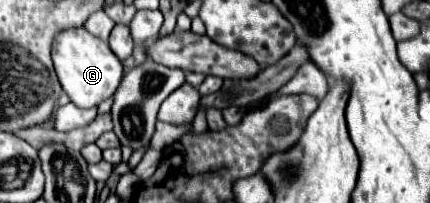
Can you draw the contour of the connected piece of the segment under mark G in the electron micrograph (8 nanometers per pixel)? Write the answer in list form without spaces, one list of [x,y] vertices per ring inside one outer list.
[[[84,27],[60,33],[52,47],[52,61],[62,89],[66,91],[70,101],[80,109],[98,107],[102,101],[112,97],[124,75],[124,67],[108,47],[108,43],[90,35]]]

